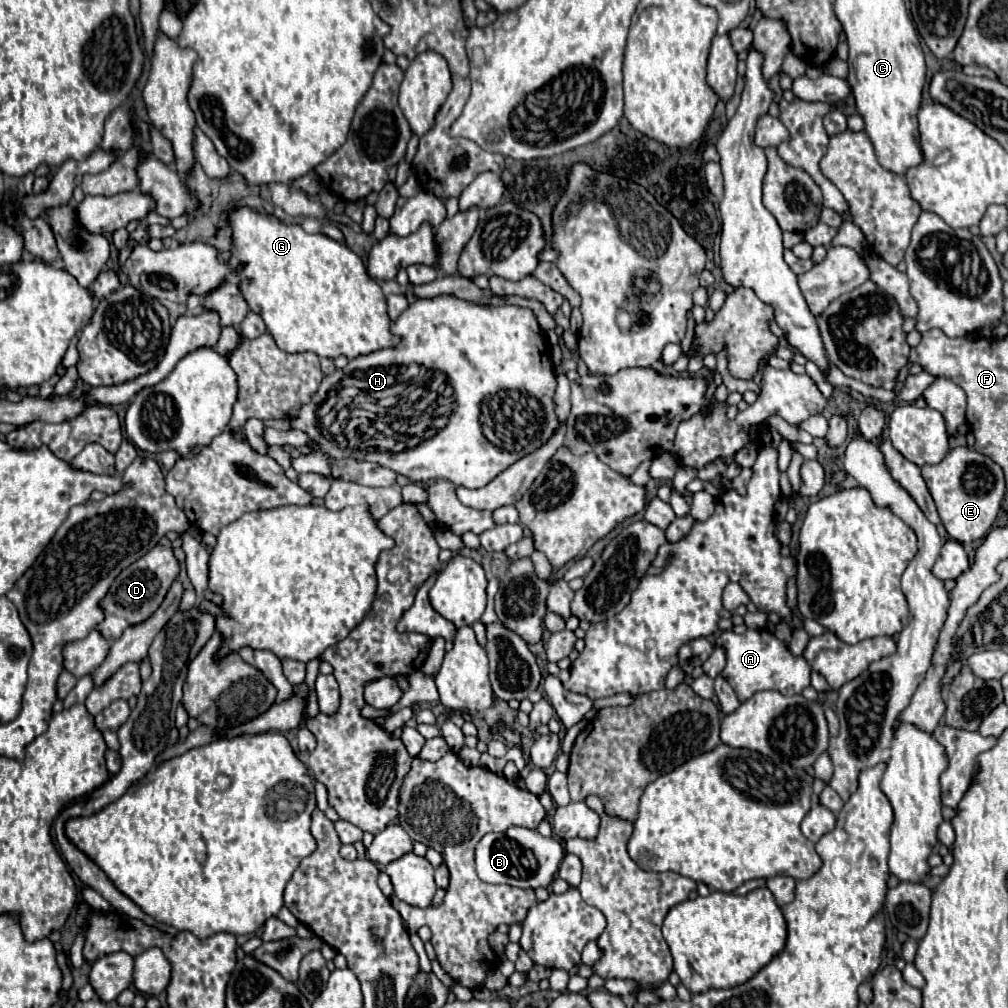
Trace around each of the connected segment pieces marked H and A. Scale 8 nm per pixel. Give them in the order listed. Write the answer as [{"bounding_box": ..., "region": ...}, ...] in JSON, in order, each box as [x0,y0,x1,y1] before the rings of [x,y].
[{"bounding_box":[290,295,560,489],"region":[[[438,295],[434,299],[418,299],[414,301],[394,323],[390,329],[394,335],[402,337],[402,343],[396,345],[394,349],[382,349],[370,355],[362,355],[356,357],[352,361],[348,361],[348,365],[344,369],[338,369],[332,375],[326,375],[318,387],[318,391],[314,393],[314,399],[300,409],[300,415],[290,419],[292,427],[306,431],[312,439],[320,441],[320,453],[312,453],[306,457],[298,457],[292,461],[292,467],[298,473],[320,473],[326,475],[330,479],[330,459],[326,459],[326,455],[338,455],[338,459],[342,457],[354,457],[354,459],[370,459],[372,463],[382,463],[386,467],[390,467],[392,471],[408,477],[410,481],[430,481],[430,479],[450,479],[456,485],[468,487],[468,489],[478,489],[488,485],[498,473],[502,473],[504,469],[508,469],[512,463],[516,463],[518,459],[534,453],[538,447],[542,447],[560,427],[560,421],[556,417],[556,403],[554,403],[554,391],[556,391],[556,375],[554,375],[554,363],[550,357],[550,347],[544,341],[542,329],[536,321],[536,315],[532,309],[526,307],[516,307],[516,305],[478,305],[478,303],[470,303],[464,299],[458,299],[454,295]]]},{"bounding_box":[718,629,810,703],"region":[[[746,629],[738,635],[724,631],[718,641],[726,649],[726,667],[722,675],[734,687],[740,703],[748,701],[758,691],[778,691],[782,695],[800,695],[810,685],[810,665],[804,657],[792,655],[786,643],[776,639],[768,629]]]}]

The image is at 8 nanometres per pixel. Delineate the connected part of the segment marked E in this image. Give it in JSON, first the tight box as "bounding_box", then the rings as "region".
{"bounding_box":[922,447,1006,543],"region":[[[956,447],[940,463],[922,465],[922,477],[936,503],[942,525],[952,539],[972,543],[990,531],[1006,493],[1002,469],[992,459],[968,447]]]}

